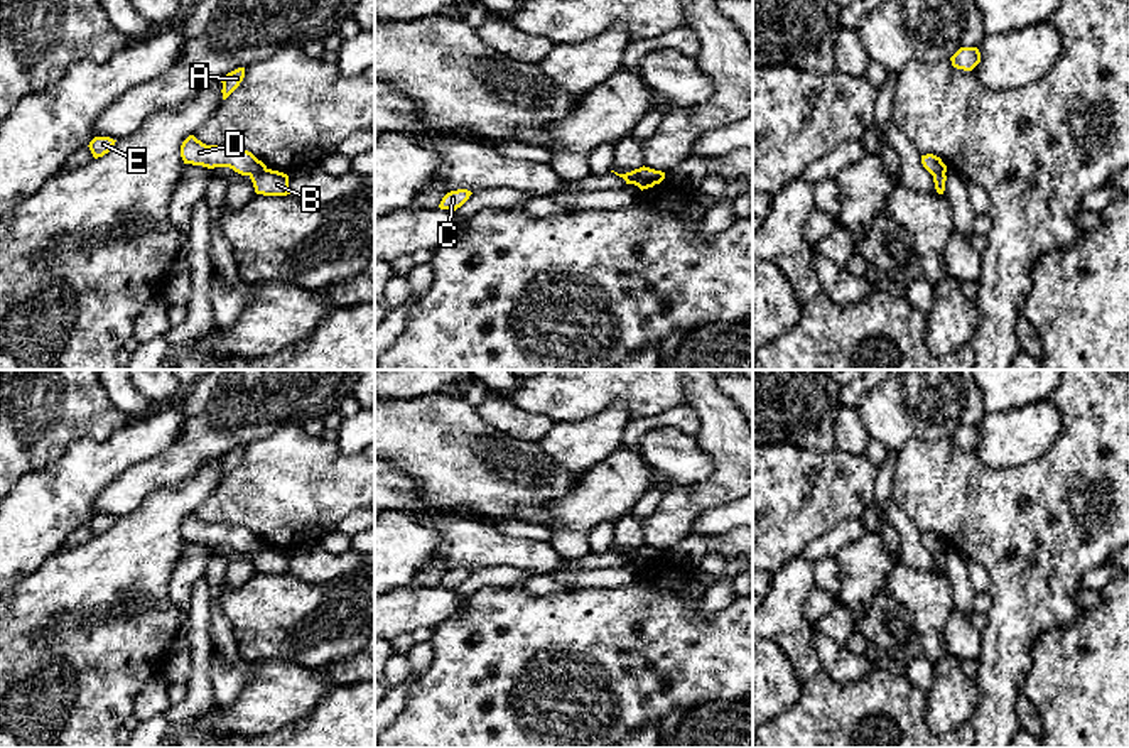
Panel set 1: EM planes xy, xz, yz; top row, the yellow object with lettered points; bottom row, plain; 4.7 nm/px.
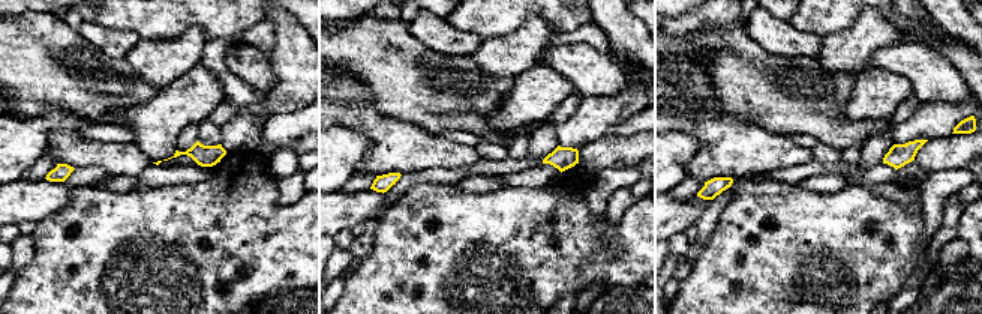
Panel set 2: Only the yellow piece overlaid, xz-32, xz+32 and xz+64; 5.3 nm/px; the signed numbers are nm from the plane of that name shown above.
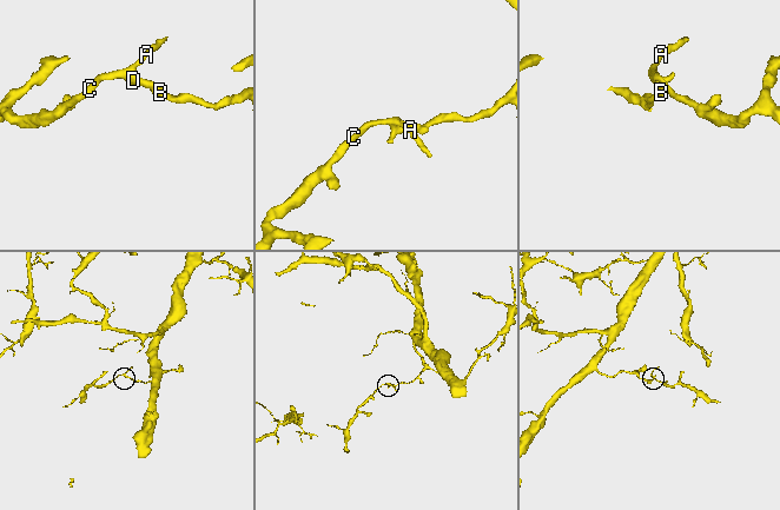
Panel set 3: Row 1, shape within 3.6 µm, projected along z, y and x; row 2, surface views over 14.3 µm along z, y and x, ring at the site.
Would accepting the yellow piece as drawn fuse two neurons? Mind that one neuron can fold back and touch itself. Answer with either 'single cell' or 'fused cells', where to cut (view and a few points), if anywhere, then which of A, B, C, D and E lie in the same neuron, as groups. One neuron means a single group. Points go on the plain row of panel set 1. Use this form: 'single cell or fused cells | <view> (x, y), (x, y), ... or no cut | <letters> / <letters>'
fused cells | xy (265, 546), (250, 554) | A C D E / B

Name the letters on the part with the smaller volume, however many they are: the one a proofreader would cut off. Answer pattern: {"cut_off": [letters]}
{"cut_off": ["A", "C", "D", "E"]}

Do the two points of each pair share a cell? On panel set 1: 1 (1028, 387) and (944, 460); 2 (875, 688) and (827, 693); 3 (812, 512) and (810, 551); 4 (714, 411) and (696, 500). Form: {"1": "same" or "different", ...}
{"1": "different", "2": "same", "3": "different", "4": "same"}

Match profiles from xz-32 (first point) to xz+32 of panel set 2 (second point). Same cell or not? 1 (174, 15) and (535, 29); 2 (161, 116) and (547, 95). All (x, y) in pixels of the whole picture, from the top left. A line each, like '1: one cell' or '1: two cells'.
1: two cells
2: one cell

